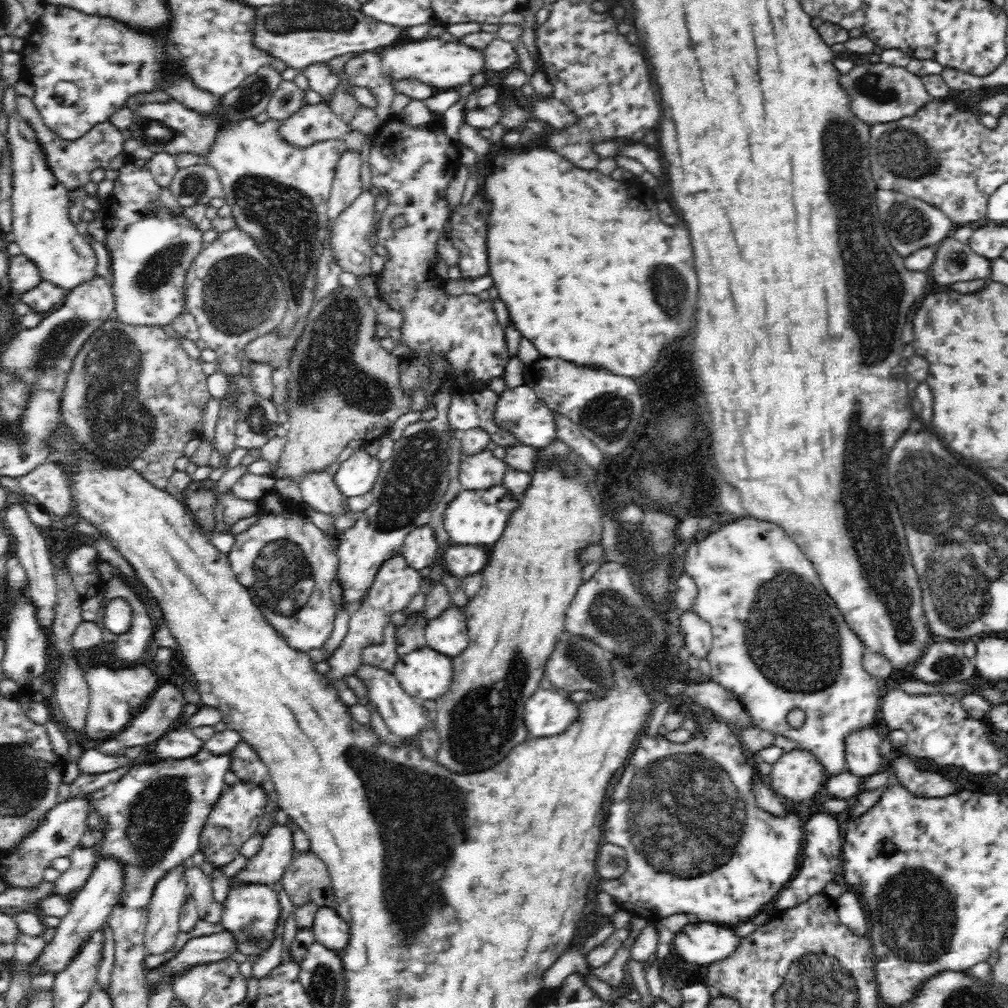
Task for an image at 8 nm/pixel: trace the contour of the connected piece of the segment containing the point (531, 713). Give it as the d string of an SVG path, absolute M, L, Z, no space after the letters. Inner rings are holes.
M538 690L523 714L531 737L549 737L564 732L580 718L581 710L565 692Z

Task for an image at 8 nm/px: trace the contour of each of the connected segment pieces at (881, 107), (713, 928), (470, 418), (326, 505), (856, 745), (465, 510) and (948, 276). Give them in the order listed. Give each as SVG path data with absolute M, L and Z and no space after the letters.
M881 61L855 65L847 74L841 74L839 84L850 98L852 113L870 127L912 116L932 99L924 89L921 78L909 72L906 67L896 67Z
M690 922L682 931L675 933L673 940L677 954L688 963L709 965L728 958L741 943L734 931L736 926L718 925L717 923Z
M455 391L448 402L447 417L449 426L460 432L479 426L477 406L467 391Z
M326 469L308 470L298 482L302 502L316 512L331 513L335 517L347 506L347 497L340 495L335 480Z
M874 725L851 732L845 744L847 771L865 778L887 770L889 758L880 754L883 739Z
M496 484L490 488L462 489L446 507L443 526L448 541L456 544L493 545L500 540L506 524L509 523L510 514L519 507L519 498L503 484Z
M953 236L937 245L934 262L928 268L930 282L950 286L976 278L990 279L988 259L976 254L970 244L961 244Z

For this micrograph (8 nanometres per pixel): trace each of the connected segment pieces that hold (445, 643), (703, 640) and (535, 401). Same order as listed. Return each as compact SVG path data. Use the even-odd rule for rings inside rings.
M450 605L441 616L428 621L425 638L436 652L458 656L469 642L465 606Z
M684 611L680 618L680 629L690 654L695 655L698 659L706 659L710 646L712 646L711 625L698 614Z
M523 384L513 389L507 388L495 407L495 420L514 434L522 445L544 448L558 439L555 412L532 387Z

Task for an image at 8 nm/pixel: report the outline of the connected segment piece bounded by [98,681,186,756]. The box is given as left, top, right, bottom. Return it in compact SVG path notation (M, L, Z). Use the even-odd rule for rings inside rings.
M168 681L159 683L151 698L135 714L128 726L114 738L105 740L98 750L106 756L122 756L128 747L151 744L167 733L168 728L174 724L174 720L182 714L185 704L182 692L174 683Z

